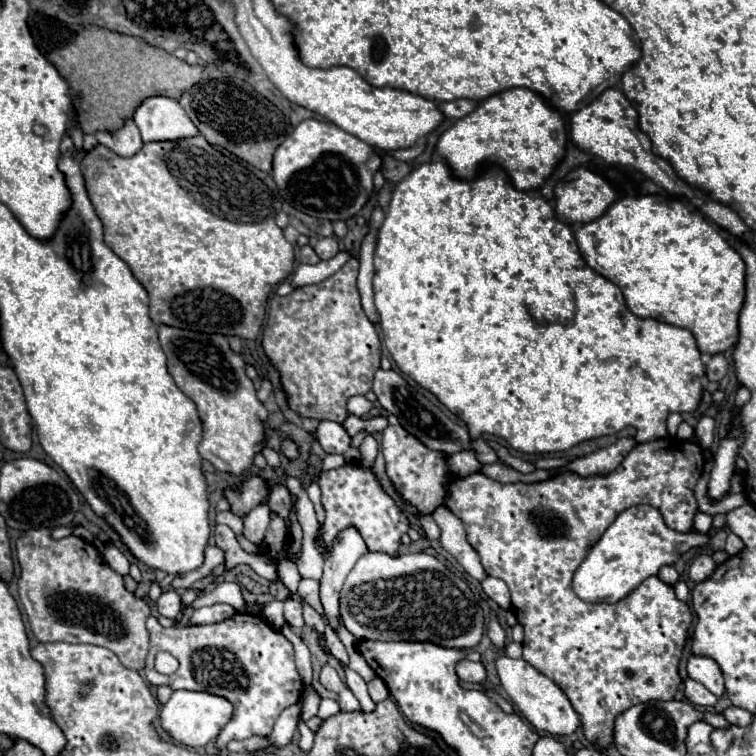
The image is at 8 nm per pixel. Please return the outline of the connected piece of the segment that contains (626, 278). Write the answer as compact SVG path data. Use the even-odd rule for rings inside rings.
M638 194L620 196L596 222L588 222L576 230L576 242L586 264L614 282L618 288L626 288L624 300L628 310L638 318L652 318L672 326L690 330L704 354L722 354L734 348L738 342L738 316L744 306L744 260L732 248L728 238L710 224L686 202L670 198L666 194Z

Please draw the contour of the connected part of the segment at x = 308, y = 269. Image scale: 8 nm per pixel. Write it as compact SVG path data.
M338 252L336 258L330 258L330 260L324 260L324 262L318 262L318 264L304 264L304 266L298 266L294 276L292 276L292 286L294 288L300 288L300 286L308 286L308 284L318 284L326 278L330 278L334 272L338 272L344 262L348 260L350 256L346 252Z

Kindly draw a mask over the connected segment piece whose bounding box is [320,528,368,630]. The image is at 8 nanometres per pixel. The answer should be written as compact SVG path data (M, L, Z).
M352 528L342 530L334 542L334 548L330 556L324 562L324 574L320 578L320 602L324 606L324 616L332 630L340 628L340 612L338 612L338 594L340 588L356 564L360 556L364 556L368 550L364 546L364 540L360 534Z

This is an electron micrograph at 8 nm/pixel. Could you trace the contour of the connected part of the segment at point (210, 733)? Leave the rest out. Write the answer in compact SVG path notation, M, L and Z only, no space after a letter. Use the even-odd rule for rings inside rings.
M176 690L170 700L164 704L160 712L162 728L180 744L190 748L206 746L208 742L216 740L220 730L230 722L234 706L224 696L216 696L210 692L192 692L192 690Z

